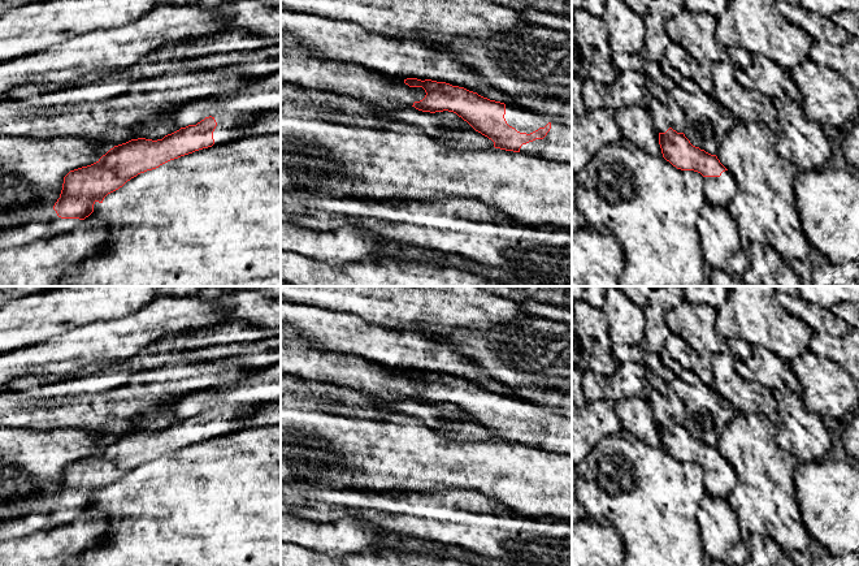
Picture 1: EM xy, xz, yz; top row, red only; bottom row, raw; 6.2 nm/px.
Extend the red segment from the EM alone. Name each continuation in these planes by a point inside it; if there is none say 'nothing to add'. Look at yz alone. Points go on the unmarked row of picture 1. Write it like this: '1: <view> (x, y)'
1: yz (719, 483)

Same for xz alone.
1: xz (556, 437)

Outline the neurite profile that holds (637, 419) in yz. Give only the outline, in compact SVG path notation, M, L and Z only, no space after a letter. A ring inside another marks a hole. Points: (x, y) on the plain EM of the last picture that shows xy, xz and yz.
M639 397L622 398L615 403L615 410L624 432L650 446L663 448L659 425L647 399Z

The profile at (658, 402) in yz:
M646 368L646 377L651 386L646 399L654 412L656 424L665 424L669 419L677 424L684 424L686 407L682 399L677 394L671 393L669 385L652 370Z

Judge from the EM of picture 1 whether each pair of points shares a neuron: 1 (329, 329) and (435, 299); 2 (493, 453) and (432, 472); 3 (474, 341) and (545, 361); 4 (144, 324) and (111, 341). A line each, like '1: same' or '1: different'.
1: different
2: same
3: same
4: same

